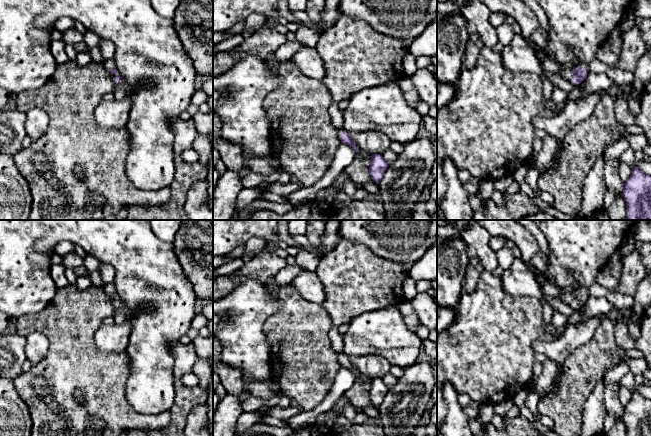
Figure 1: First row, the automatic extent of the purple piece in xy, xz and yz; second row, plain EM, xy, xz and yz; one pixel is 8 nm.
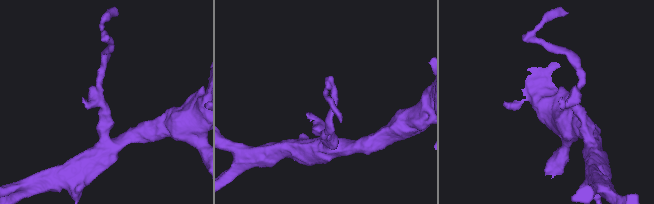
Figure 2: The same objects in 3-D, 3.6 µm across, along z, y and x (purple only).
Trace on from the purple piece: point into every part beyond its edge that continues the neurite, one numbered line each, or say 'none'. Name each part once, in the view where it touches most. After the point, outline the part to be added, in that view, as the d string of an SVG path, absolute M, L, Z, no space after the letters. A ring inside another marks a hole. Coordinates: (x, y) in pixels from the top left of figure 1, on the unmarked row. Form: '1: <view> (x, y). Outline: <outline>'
1: yz (549, 290). Outline: M528 262L530 268L533 270L536 276L536 280L540 285L540 288L542 290L542 293L546 298L560 298L562 299L565 303L571 304L572 303L572 296L578 291L581 290L585 293L586 299L590 297L588 294L588 289L585 287L579 287L578 289L575 289L573 292L568 292L565 291L564 289L557 287L553 283L547 281L543 276L541 271L539 271L537 268L533 267L529 262Z

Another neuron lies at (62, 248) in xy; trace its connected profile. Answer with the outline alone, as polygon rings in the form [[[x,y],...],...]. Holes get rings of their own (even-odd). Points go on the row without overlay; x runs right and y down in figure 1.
[[[63,240],[57,243],[57,245],[54,248],[54,253],[64,257],[68,253],[73,252],[73,250],[74,250],[74,244],[72,244],[69,241]]]

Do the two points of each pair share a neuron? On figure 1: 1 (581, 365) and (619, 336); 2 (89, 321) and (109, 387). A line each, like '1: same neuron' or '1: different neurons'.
1: different neurons
2: same neuron

